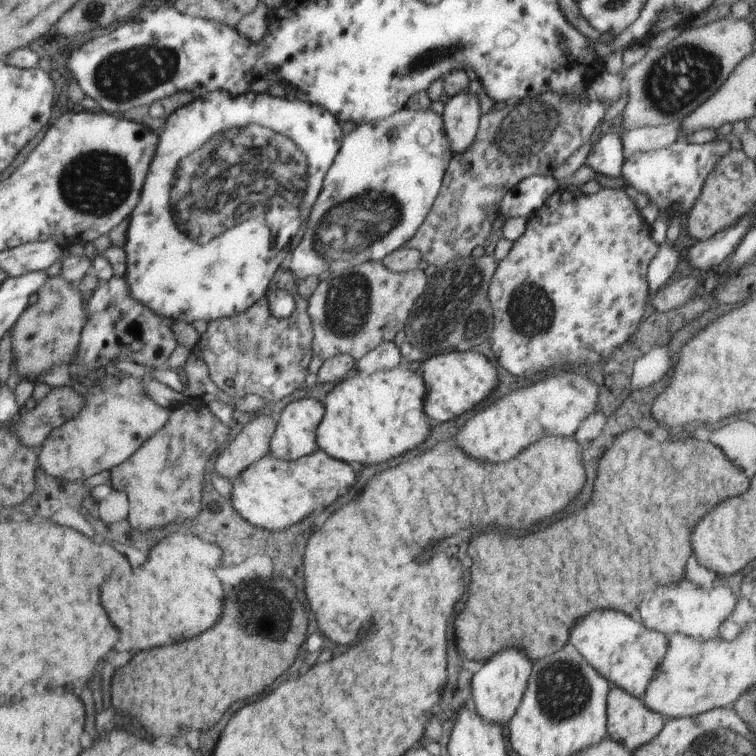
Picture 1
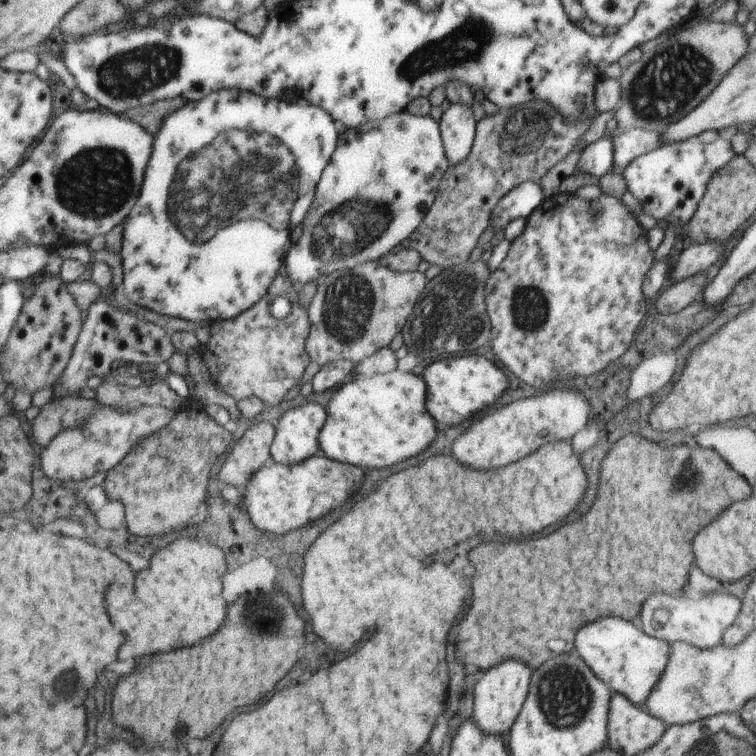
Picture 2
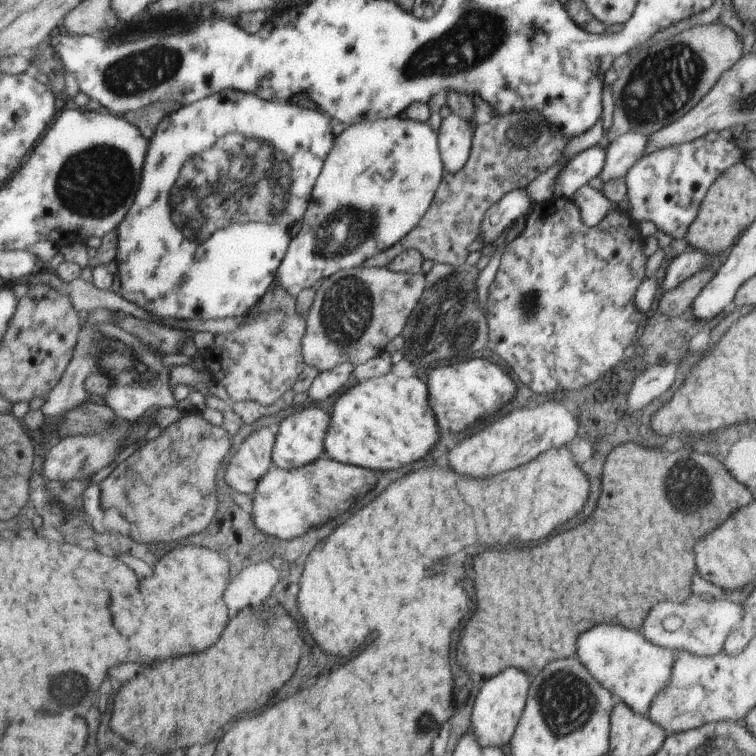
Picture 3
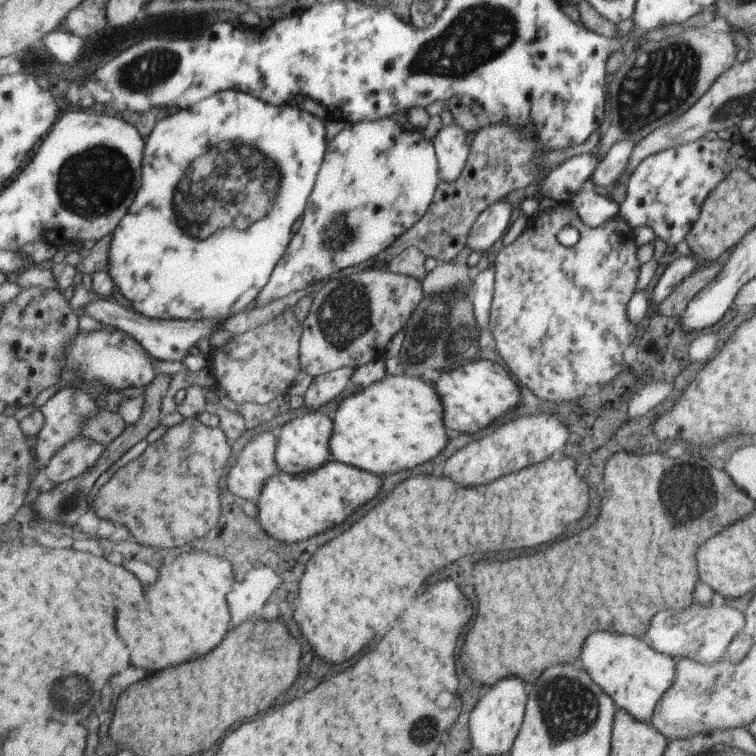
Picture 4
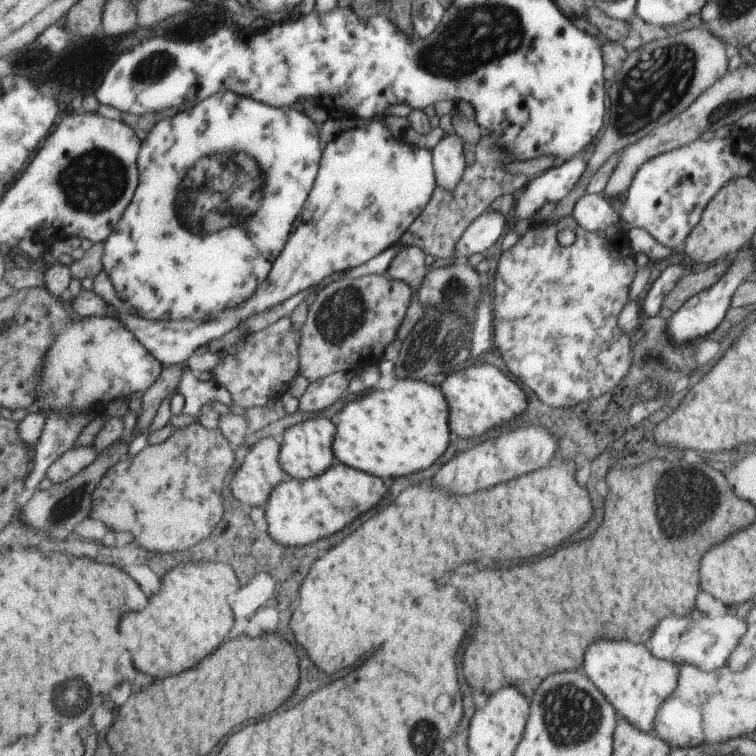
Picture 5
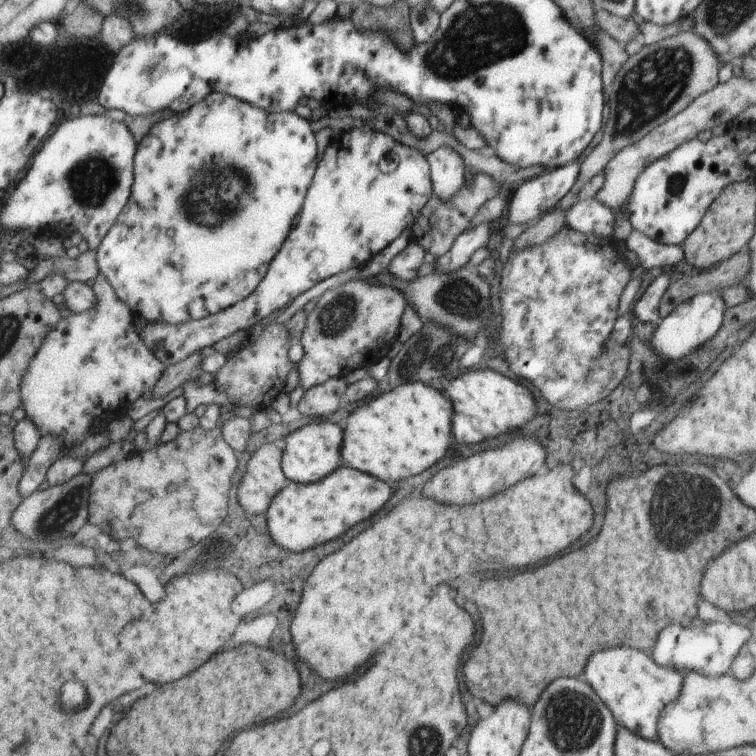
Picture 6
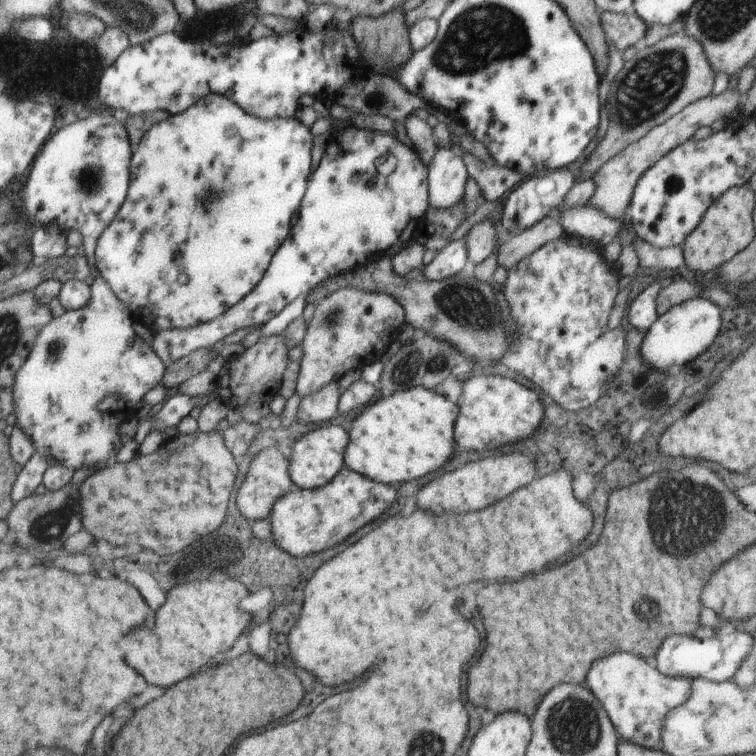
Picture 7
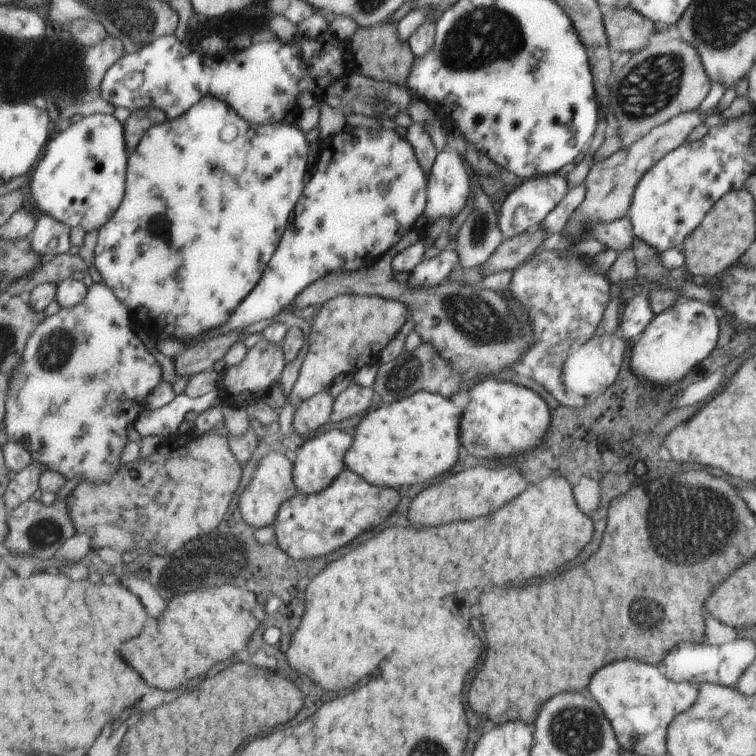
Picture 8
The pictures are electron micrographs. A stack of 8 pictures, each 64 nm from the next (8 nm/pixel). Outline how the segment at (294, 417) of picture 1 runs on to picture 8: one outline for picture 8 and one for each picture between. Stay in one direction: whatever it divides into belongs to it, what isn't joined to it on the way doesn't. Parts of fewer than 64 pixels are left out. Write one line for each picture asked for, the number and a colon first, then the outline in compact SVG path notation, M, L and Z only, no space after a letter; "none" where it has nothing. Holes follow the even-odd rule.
2: M303 404L287 410L275 428L271 460L283 466L293 466L319 454L319 434L325 422L327 412L319 404Z
3: M313 406L287 416L277 428L279 436L275 440L275 448L271 454L273 466L283 468L283 470L297 470L297 468L309 466L317 462L319 458L323 458L325 456L325 436L327 436L329 424L331 424L331 416L323 414L323 410L313 408Z
4: M311 410L305 416L283 424L279 430L279 446L275 452L275 464L279 472L301 476L325 466L327 460L331 460L331 450L329 450L331 436L333 436L333 420L329 420L323 414L317 414L317 410Z
5: M319 416L287 428L283 432L283 450L281 450L281 466L285 476L295 480L313 480L317 476L323 476L323 472L327 472L335 464L333 454L335 436L337 436L335 422Z
6: M311 422L305 424L285 436L285 448L283 448L283 474L287 476L289 482L297 484L309 484L323 480L327 474L335 472L339 468L341 458L339 458L339 444L343 444L343 428L331 422Z
7: M315 426L311 432L299 436L289 444L289 472L291 472L291 482L297 488L313 490L319 488L327 482L331 482L341 468L345 466L345 448L349 446L349 434L341 430L341 426Z
8: M339 430L321 432L319 436L315 434L315 438L307 440L305 444L301 444L293 452L293 460L295 460L295 486L299 488L299 494L315 496L319 492L325 492L337 480L337 476L345 470L345 454L349 452L351 446L353 446L353 438L347 436L345 432L339 432Z

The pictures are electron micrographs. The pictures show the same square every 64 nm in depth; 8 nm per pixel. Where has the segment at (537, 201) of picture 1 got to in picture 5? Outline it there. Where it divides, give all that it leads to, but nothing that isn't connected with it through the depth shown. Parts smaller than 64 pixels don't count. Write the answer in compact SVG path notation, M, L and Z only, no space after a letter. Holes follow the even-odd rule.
M489 212L481 214L461 236L455 248L455 258L457 260L467 260L475 254L481 254L489 246L495 244L495 240L503 238L503 216Z

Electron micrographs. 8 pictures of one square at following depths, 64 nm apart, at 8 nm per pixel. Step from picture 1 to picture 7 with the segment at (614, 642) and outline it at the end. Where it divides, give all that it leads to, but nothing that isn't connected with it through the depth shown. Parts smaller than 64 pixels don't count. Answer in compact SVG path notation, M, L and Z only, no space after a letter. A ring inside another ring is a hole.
M611 654L599 660L599 664L591 668L591 676L587 676L587 688L603 700L603 710L607 710L617 738L651 750L661 750L661 732L667 712L689 698L689 680L667 676L651 662L631 654Z

